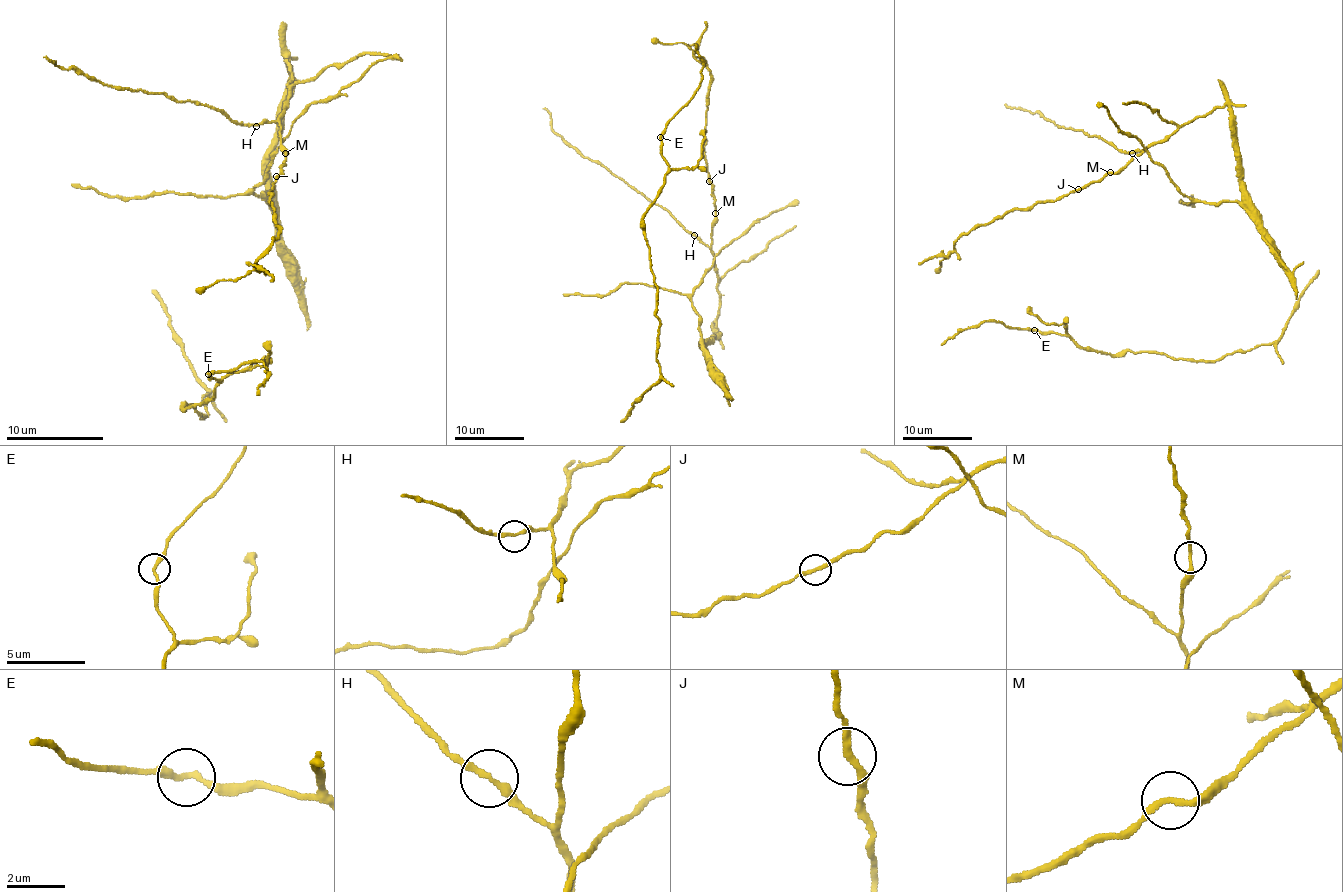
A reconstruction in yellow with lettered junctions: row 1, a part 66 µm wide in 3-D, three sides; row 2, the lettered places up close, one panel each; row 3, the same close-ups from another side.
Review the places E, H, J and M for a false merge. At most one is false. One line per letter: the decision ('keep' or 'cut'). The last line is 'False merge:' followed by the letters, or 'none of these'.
E: keep
H: keep
J: keep
M: keep
False merge: none of these

